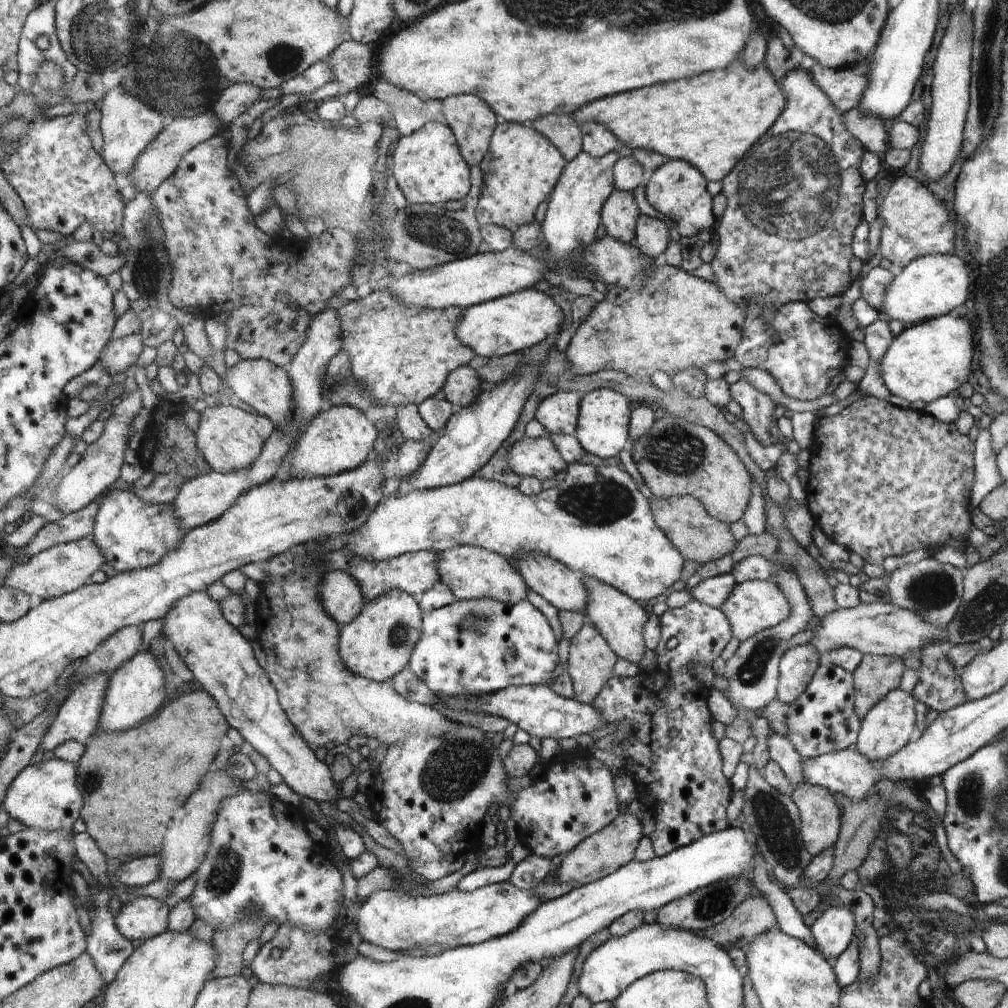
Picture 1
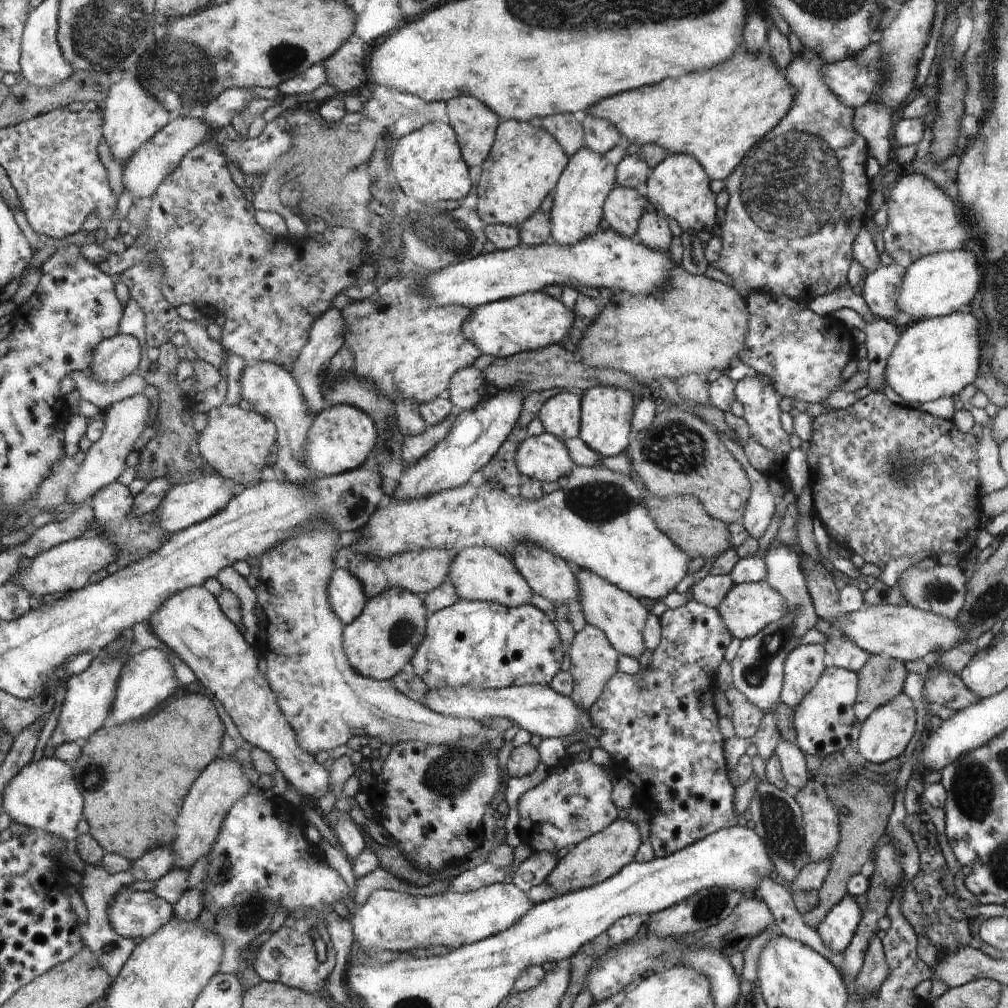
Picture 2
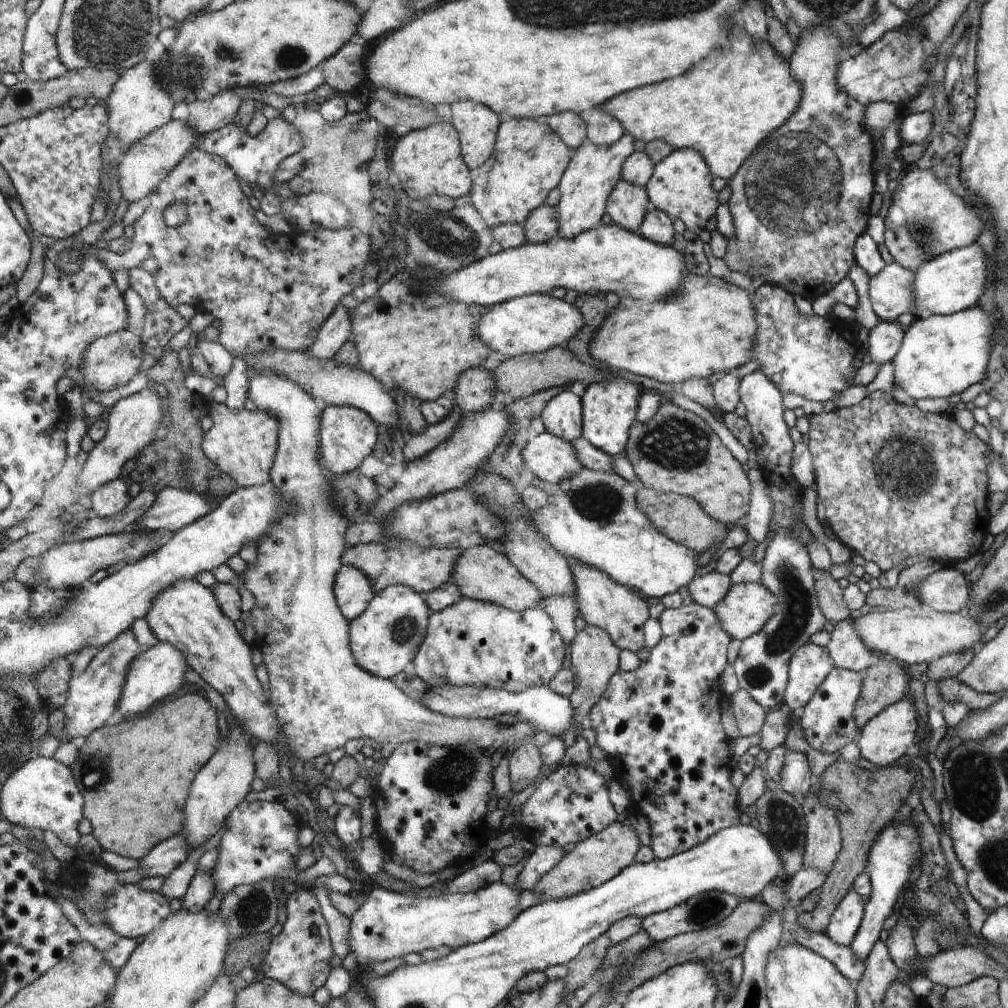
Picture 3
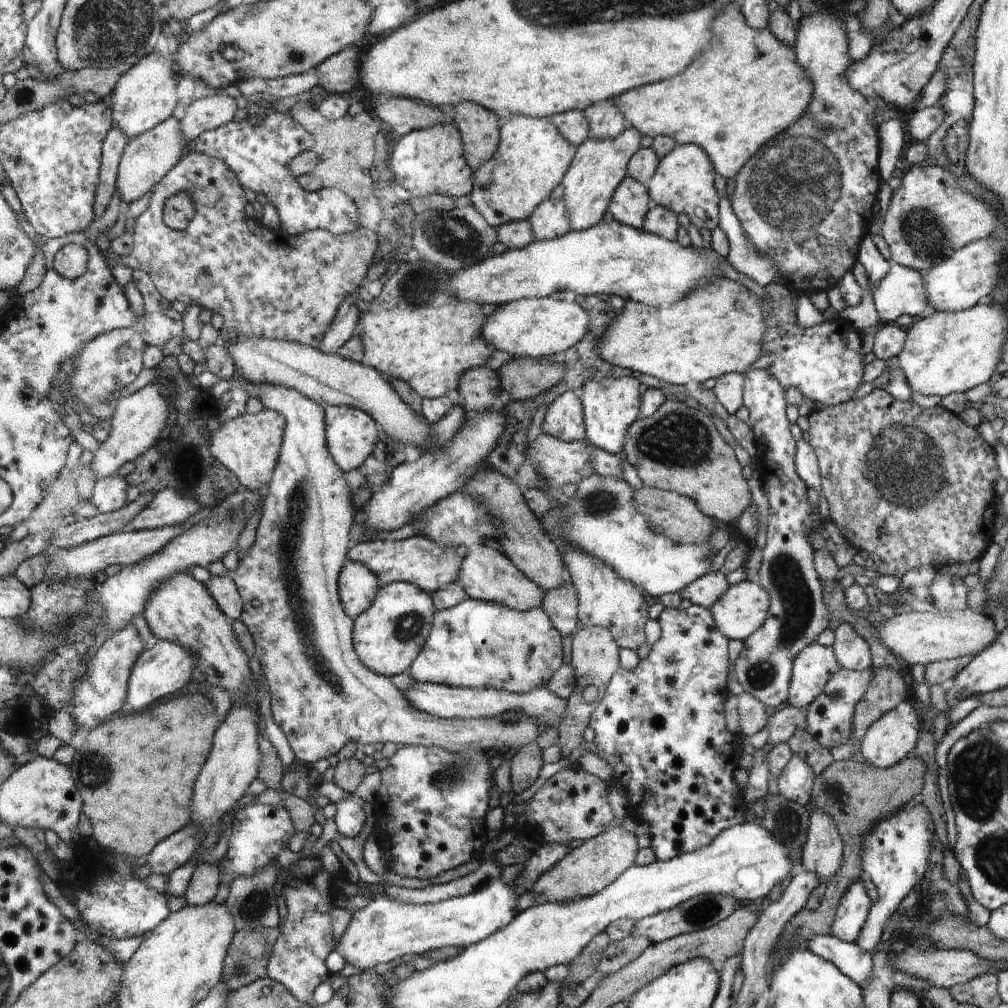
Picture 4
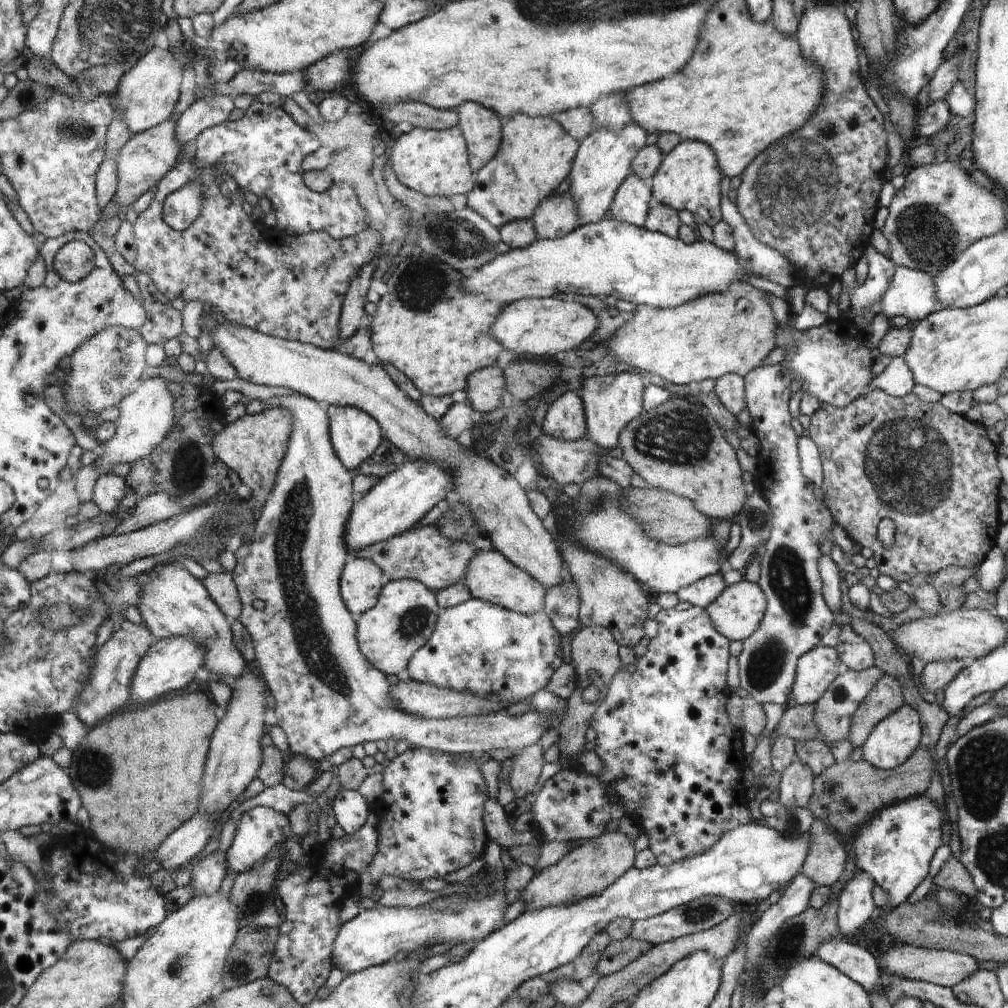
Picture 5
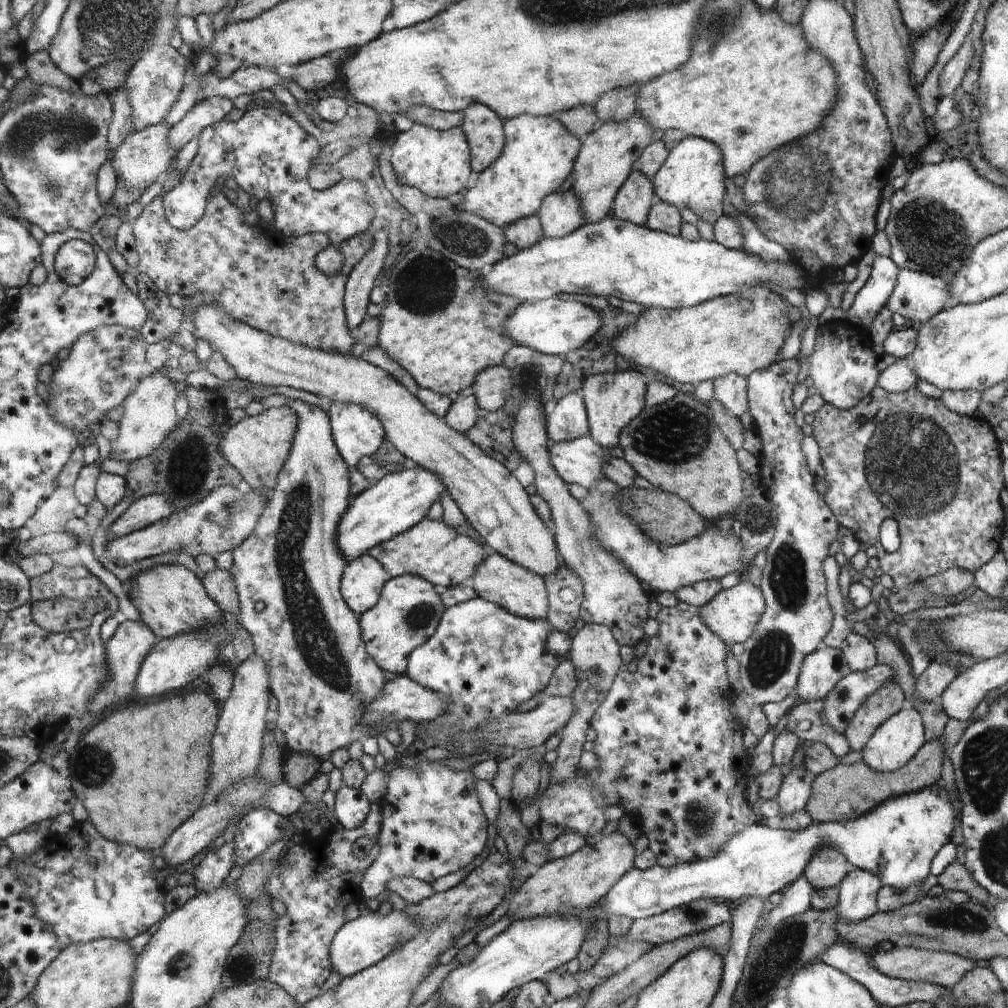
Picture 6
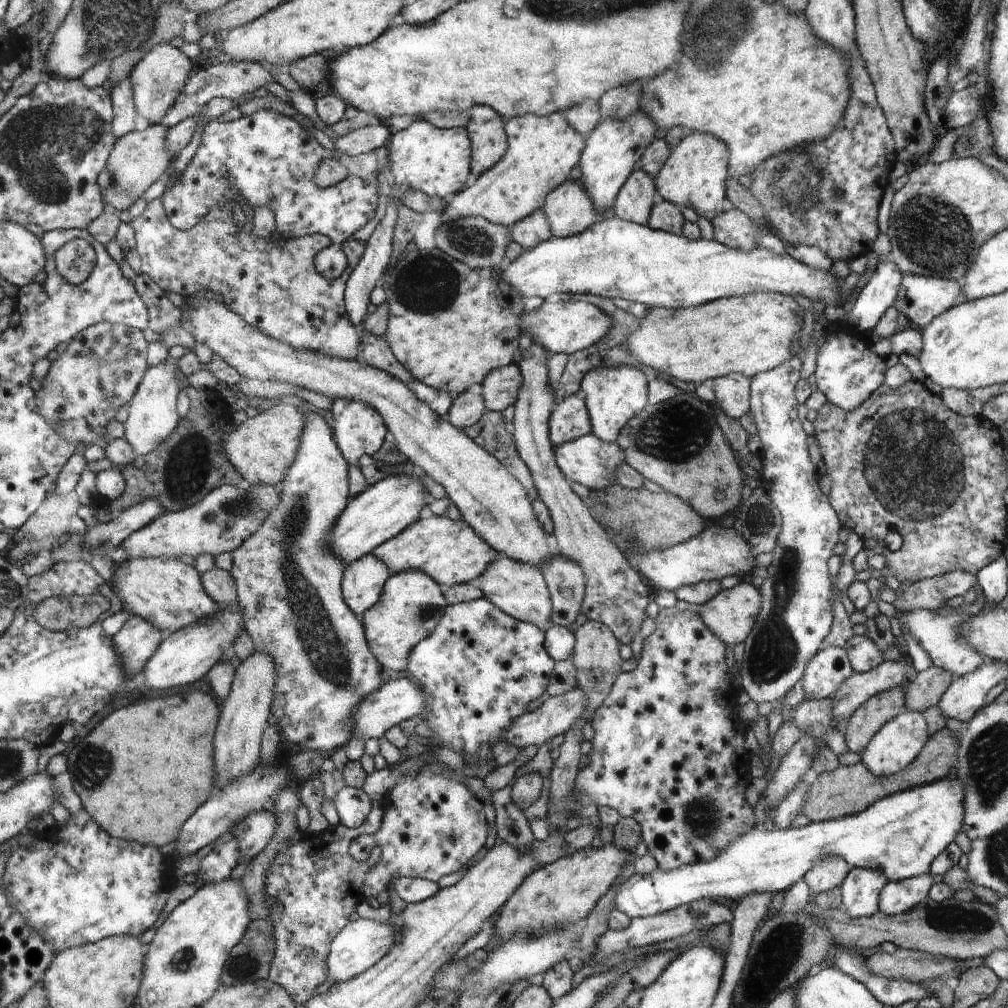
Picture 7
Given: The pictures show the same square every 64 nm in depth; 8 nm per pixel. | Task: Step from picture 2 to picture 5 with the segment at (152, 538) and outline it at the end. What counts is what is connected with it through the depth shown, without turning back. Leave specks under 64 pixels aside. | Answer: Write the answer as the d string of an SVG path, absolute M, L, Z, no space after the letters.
M117 473L102 474L95 489L94 502L100 507L103 515L112 514L120 509L122 500L130 490L126 477Z

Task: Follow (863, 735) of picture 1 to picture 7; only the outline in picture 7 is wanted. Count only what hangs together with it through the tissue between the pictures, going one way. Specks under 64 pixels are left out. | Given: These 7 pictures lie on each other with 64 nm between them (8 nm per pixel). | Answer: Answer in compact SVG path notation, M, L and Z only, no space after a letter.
M910 710L902 711L898 717L892 718L886 722L885 726L873 738L873 741L866 746L861 753L864 766L877 776L885 776L898 773L906 769L921 754L921 750L929 740L928 731L926 730L926 720L920 712Z

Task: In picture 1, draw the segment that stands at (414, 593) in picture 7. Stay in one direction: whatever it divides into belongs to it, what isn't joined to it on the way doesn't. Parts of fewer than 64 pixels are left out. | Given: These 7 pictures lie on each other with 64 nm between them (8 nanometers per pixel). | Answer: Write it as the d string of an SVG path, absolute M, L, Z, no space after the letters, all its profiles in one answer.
M396 589L389 590L381 597L367 601L361 610L360 616L340 628L340 655L345 665L357 675L364 678L383 683L384 680L396 676L406 664L411 660L416 643L421 640L422 630L422 606L417 599L406 591Z

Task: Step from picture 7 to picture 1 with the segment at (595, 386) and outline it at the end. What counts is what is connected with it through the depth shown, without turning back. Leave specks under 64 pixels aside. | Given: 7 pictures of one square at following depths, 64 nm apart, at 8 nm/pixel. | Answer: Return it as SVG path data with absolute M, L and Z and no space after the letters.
M611 388L591 390L584 395L585 401L581 404L581 418L578 420L576 438L581 442L583 449L600 456L600 458L614 458L624 450L628 442L628 424L630 424L630 404L625 395Z

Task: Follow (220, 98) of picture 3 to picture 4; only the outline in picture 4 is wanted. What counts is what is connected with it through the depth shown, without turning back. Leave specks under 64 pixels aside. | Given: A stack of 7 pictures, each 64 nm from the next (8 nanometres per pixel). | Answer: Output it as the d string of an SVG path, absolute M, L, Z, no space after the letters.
M213 95L198 99L186 108L186 116L181 120L183 134L189 142L194 142L205 132L232 122L236 112L235 96Z

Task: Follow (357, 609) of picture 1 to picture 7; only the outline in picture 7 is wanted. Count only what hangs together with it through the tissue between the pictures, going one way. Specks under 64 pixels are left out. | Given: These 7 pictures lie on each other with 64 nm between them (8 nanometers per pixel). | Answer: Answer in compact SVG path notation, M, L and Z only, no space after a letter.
M372 553L345 567L342 594L350 611L359 619L384 595L385 583L393 576L384 562Z

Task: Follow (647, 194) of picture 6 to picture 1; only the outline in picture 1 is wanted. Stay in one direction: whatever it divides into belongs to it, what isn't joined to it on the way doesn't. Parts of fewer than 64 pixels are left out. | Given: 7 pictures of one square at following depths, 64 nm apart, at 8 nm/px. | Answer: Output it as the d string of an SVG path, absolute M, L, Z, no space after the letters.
M615 188L612 196L605 202L602 224L606 227L608 236L630 245L630 240L637 236L634 228L637 228L636 220L639 220L640 216L641 210L634 194Z

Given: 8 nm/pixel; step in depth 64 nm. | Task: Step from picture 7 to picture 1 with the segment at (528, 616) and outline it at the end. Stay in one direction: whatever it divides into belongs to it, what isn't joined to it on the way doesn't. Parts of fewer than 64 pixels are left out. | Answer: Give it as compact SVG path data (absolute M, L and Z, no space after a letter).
M458 545L438 554L441 556L439 563L441 583L448 585L456 599L461 601L494 599L511 605L527 600L526 592L529 587L525 579L501 554L474 545Z

